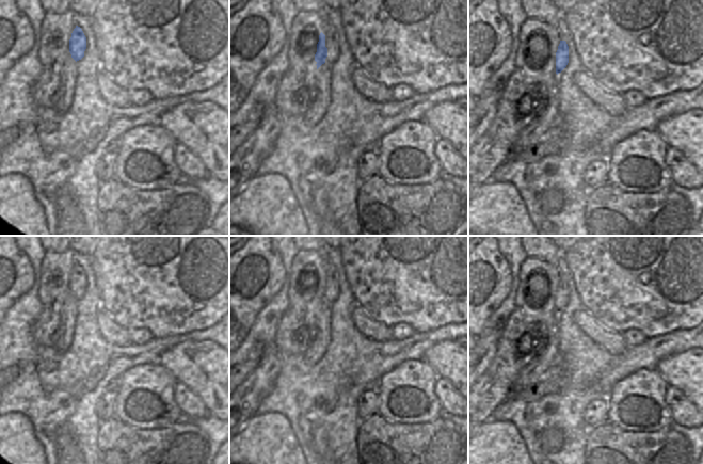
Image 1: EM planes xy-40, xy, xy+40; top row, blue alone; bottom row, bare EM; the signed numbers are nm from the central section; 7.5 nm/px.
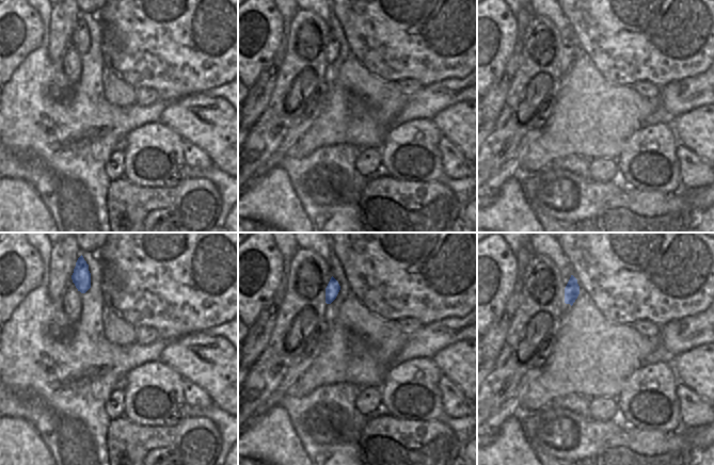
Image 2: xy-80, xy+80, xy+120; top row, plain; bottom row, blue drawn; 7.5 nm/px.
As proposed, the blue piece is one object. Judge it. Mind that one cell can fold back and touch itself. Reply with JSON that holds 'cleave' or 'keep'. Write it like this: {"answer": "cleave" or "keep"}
{"answer": "keep"}

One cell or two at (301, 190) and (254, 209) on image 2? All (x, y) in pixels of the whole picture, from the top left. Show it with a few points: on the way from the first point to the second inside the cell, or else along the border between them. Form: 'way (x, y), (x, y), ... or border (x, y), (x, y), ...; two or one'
border (290, 182), (295, 195), (301, 202); two

